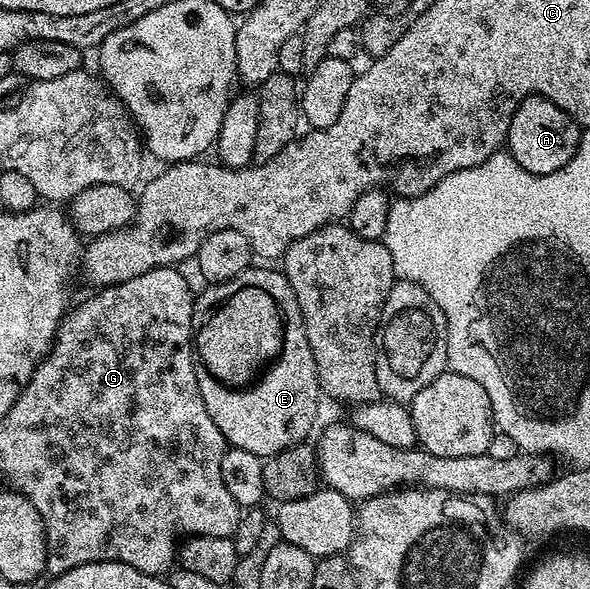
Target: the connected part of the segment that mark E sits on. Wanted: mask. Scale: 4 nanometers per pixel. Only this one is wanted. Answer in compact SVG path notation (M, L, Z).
M250 265L245 268L247 279L269 287L271 295L275 295L281 301L281 307L289 323L285 359L295 359L289 365L285 363L285 367L291 369L283 369L283 343L281 343L273 355L269 355L263 363L257 365L263 385L259 385L253 393L229 397L227 391L223 391L217 383L213 383L213 379L207 377L207 373L195 371L195 377L199 381L199 393L203 397L203 405L207 413L211 413L211 421L219 425L219 433L223 433L226 444L229 447L247 449L247 453L268 457L280 453L286 447L304 444L309 439L308 435L314 434L313 426L317 423L317 398L322 398L323 392L321 384L317 382L315 357L307 341L299 301L287 281L284 270L277 268L276 271L273 268L276 266L273 265L257 266L261 267Z

